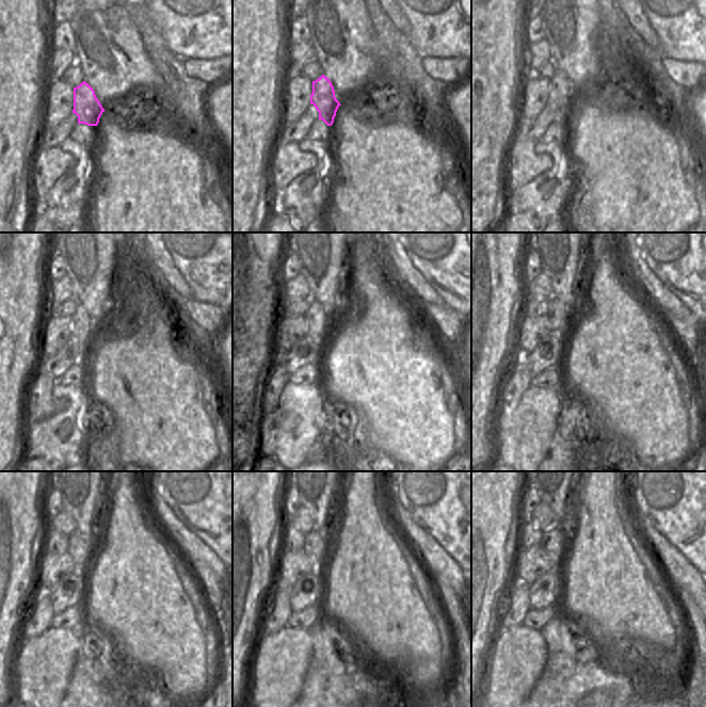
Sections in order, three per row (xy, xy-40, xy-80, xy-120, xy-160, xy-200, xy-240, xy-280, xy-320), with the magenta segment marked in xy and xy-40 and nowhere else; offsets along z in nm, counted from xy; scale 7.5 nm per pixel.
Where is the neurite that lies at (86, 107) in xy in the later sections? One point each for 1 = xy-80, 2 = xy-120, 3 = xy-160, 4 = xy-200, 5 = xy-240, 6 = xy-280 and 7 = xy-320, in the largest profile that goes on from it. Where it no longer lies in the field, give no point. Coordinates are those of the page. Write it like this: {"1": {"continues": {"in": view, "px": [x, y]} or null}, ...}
{"1": {"continues": {"in": "xy-80", "px": [561, 92]}}, "2": {"continues": {"in": "xy-120", "px": [83, 328]}}, "3": {"continues": {"in": "xy-160", "px": [320, 326]}}, "4": {"continues": {"in": "xy-200", "px": [557, 312]}}, "5": {"continues": {"in": "xy-240", "px": [80, 550]}}, "6": {"continues": {"in": "xy-280", "px": [316, 544]}}, "7": {"continues": {"in": "xy-320", "px": [552, 541]}}}

